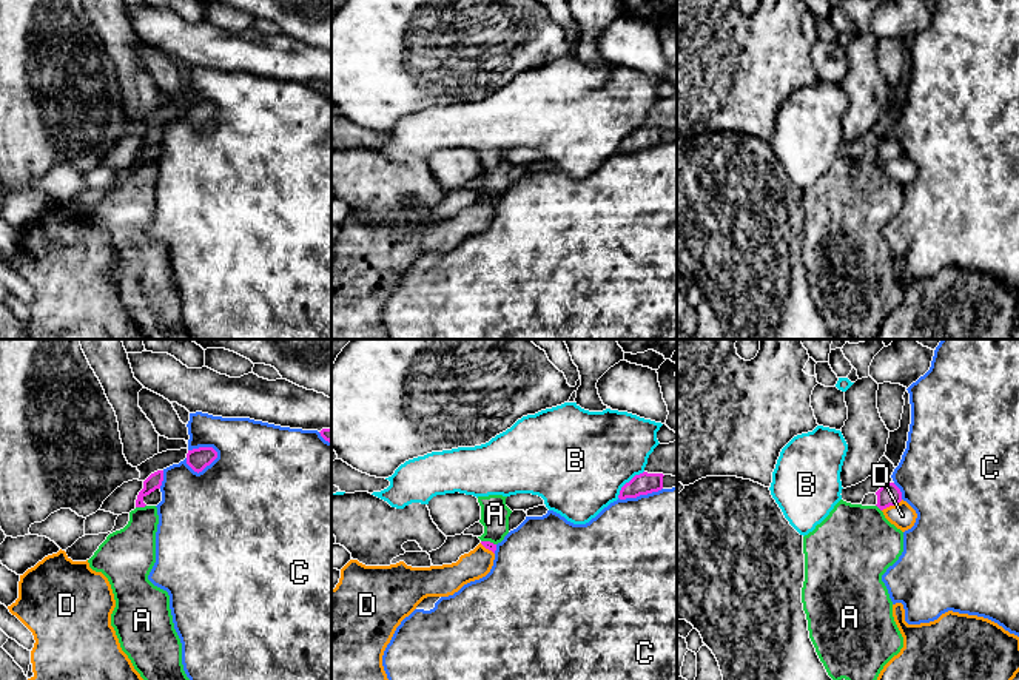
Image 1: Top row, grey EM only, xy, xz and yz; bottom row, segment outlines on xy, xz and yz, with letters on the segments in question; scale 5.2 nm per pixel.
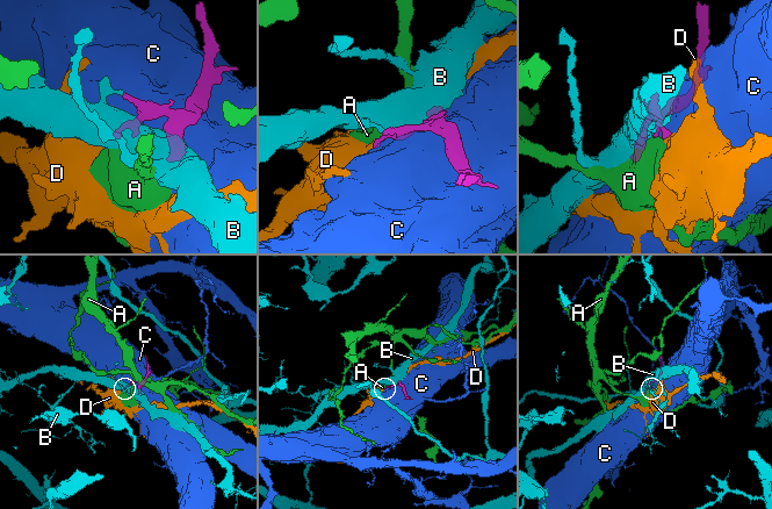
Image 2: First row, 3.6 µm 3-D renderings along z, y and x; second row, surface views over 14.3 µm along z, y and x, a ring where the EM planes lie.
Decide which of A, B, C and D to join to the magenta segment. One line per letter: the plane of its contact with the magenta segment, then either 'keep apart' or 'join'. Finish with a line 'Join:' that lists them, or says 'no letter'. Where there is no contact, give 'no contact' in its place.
A: contact in xy; keep apart
B: contact in xz; keep apart
C: contact in xy; keep apart
D: contact in yz; keep apart
Join: no letter

